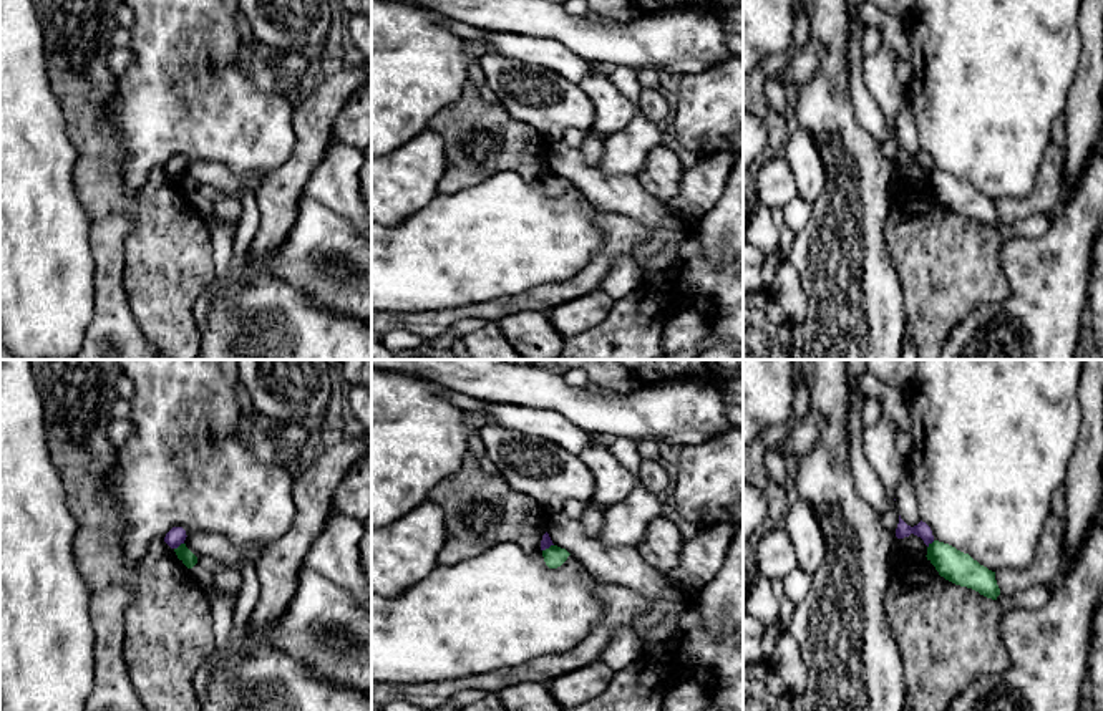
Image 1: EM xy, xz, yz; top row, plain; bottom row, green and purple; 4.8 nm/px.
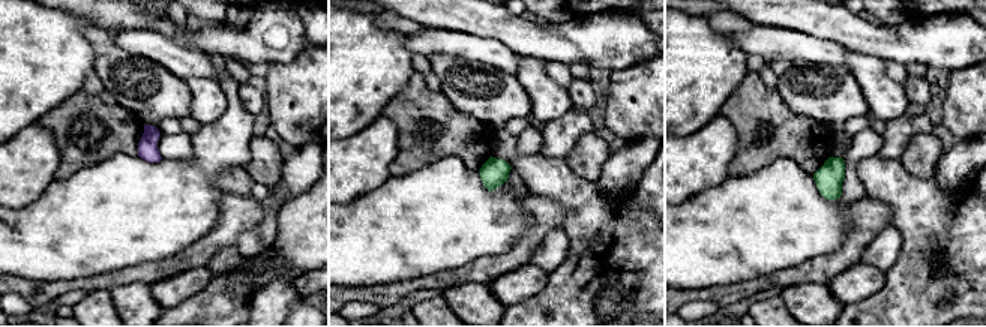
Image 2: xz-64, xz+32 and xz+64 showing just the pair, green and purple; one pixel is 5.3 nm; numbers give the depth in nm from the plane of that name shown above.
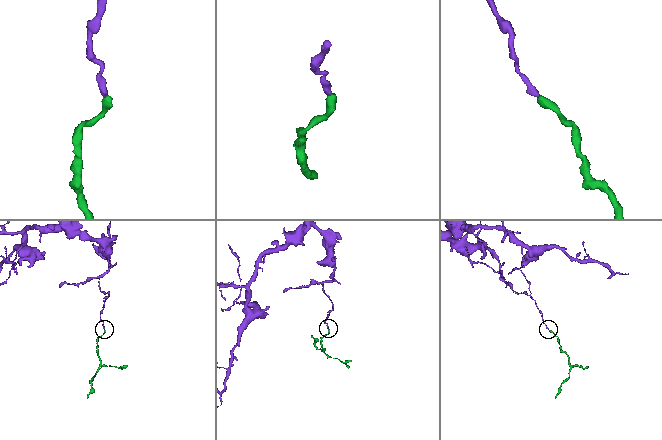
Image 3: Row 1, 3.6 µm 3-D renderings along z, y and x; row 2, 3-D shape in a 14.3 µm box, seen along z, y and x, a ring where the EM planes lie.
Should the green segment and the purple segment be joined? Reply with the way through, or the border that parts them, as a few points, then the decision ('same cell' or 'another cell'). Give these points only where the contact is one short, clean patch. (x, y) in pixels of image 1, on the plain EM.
along xy (183, 171), (174, 178) | another cell

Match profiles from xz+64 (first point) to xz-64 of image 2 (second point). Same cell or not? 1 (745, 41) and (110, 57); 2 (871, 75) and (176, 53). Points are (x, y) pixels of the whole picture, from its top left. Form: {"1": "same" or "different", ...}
{"1": "different", "2": "different"}

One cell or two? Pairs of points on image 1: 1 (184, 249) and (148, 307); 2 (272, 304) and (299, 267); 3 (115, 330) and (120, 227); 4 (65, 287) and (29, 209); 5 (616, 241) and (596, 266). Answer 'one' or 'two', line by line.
1: one
2: two
3: one
4: one
5: one

